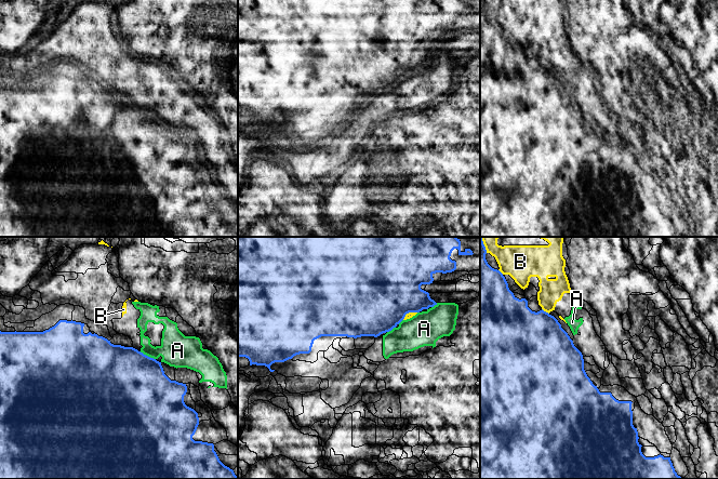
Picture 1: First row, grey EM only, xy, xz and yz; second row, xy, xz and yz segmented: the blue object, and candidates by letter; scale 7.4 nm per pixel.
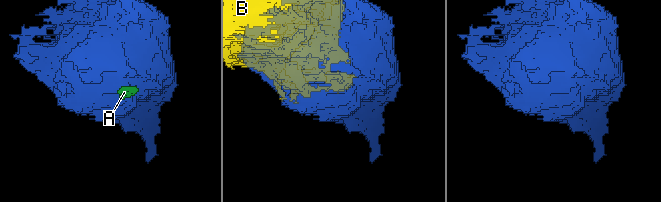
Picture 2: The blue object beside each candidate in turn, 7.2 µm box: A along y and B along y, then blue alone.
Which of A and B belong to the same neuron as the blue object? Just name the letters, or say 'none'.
none

